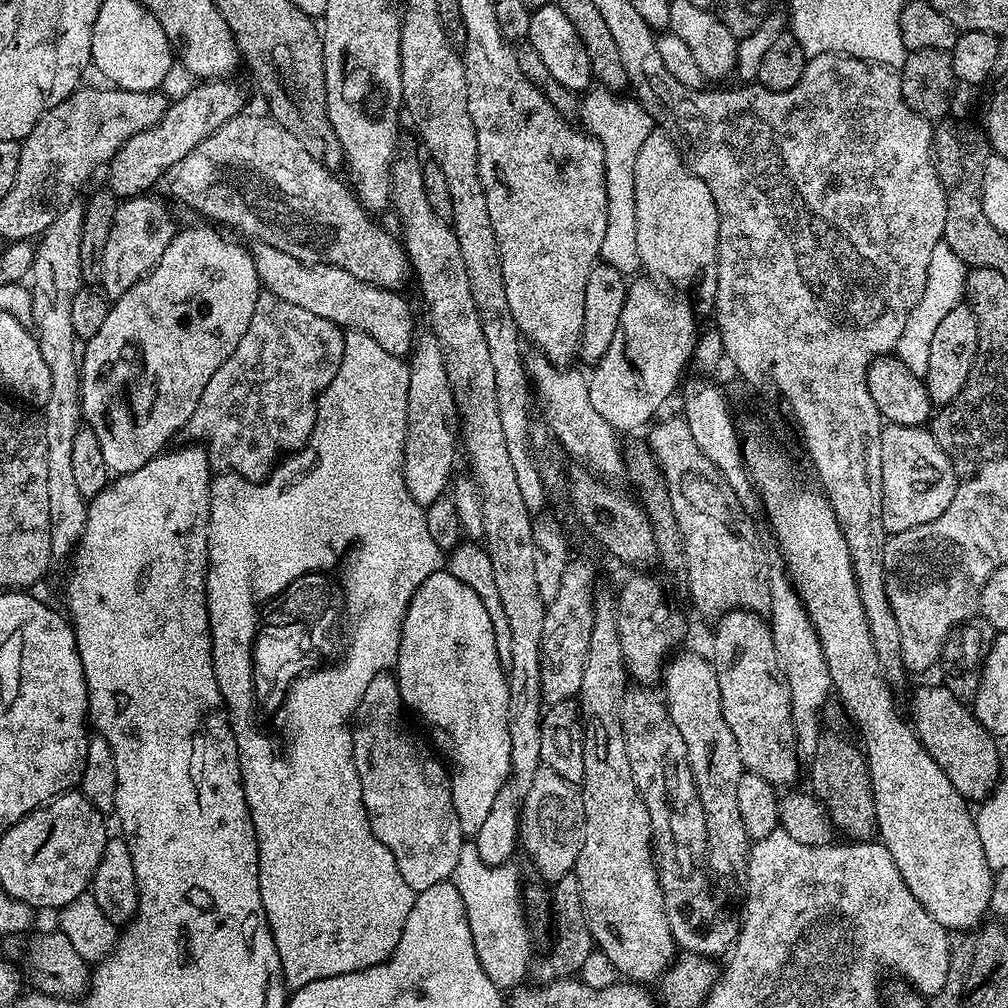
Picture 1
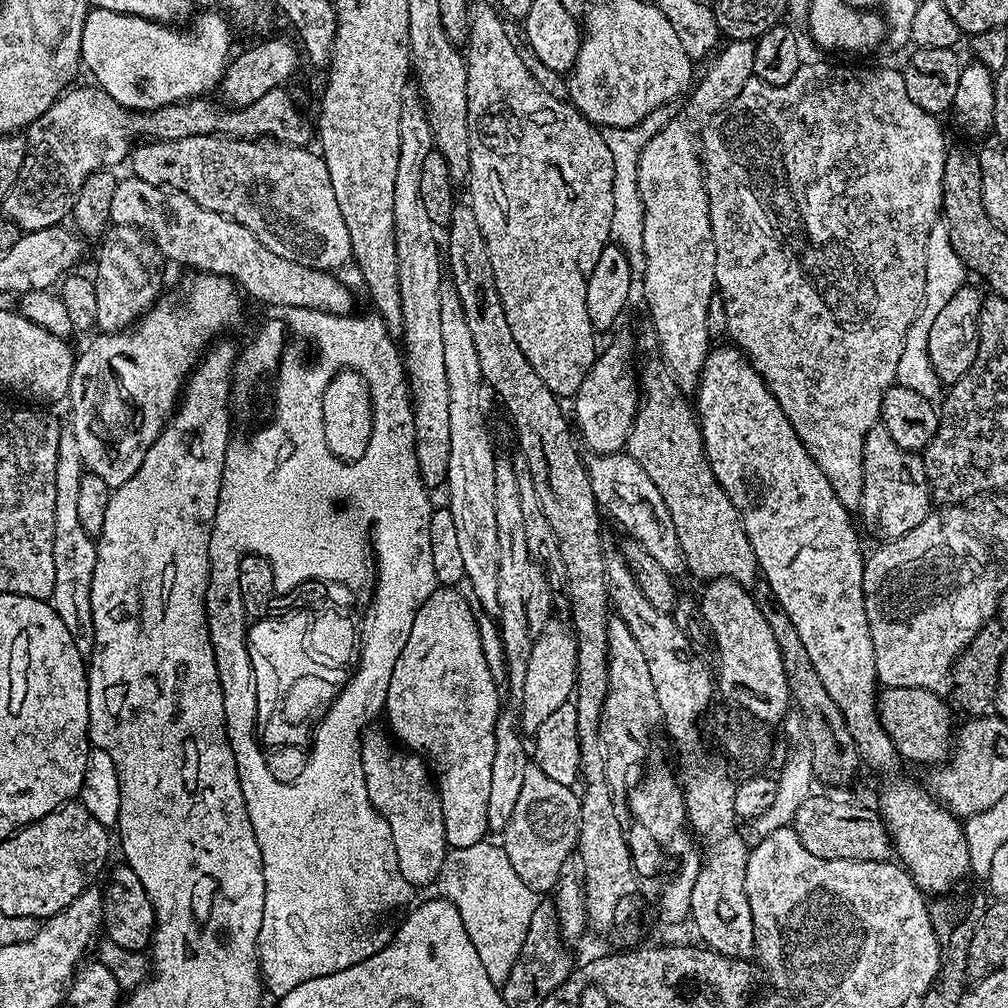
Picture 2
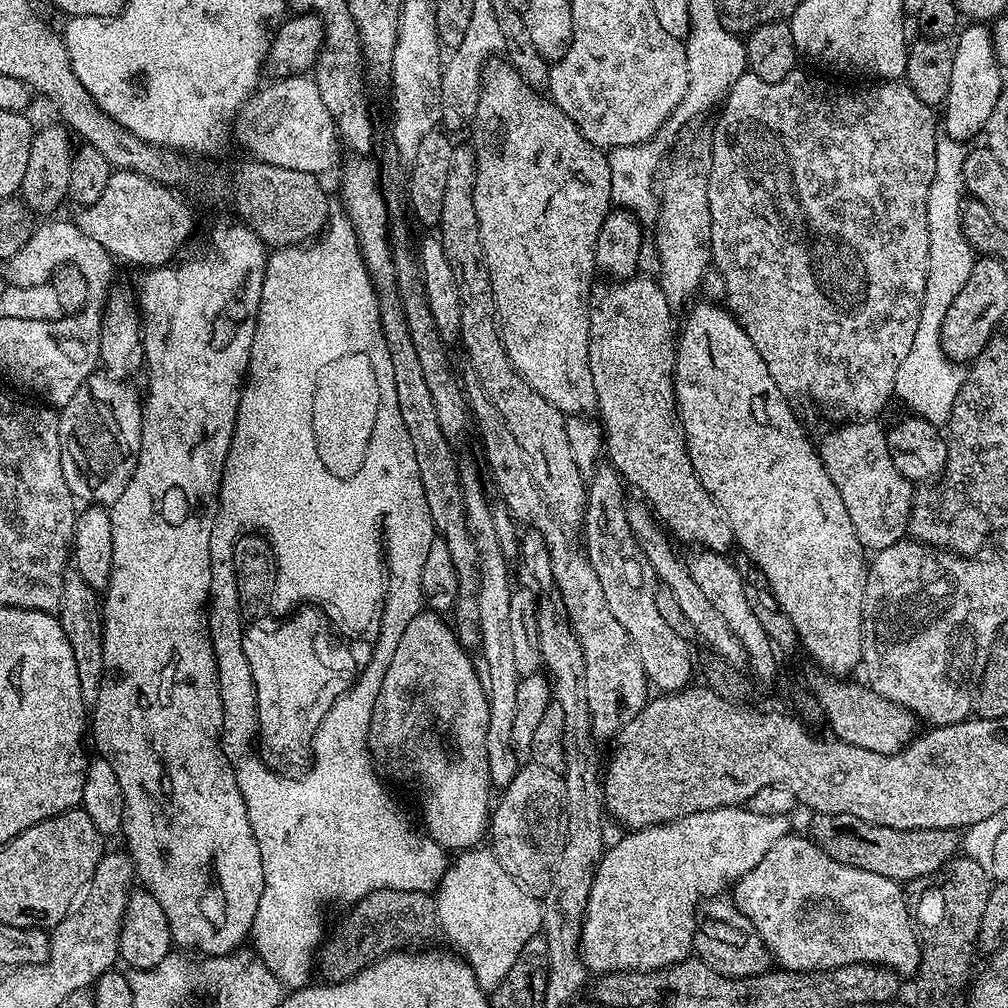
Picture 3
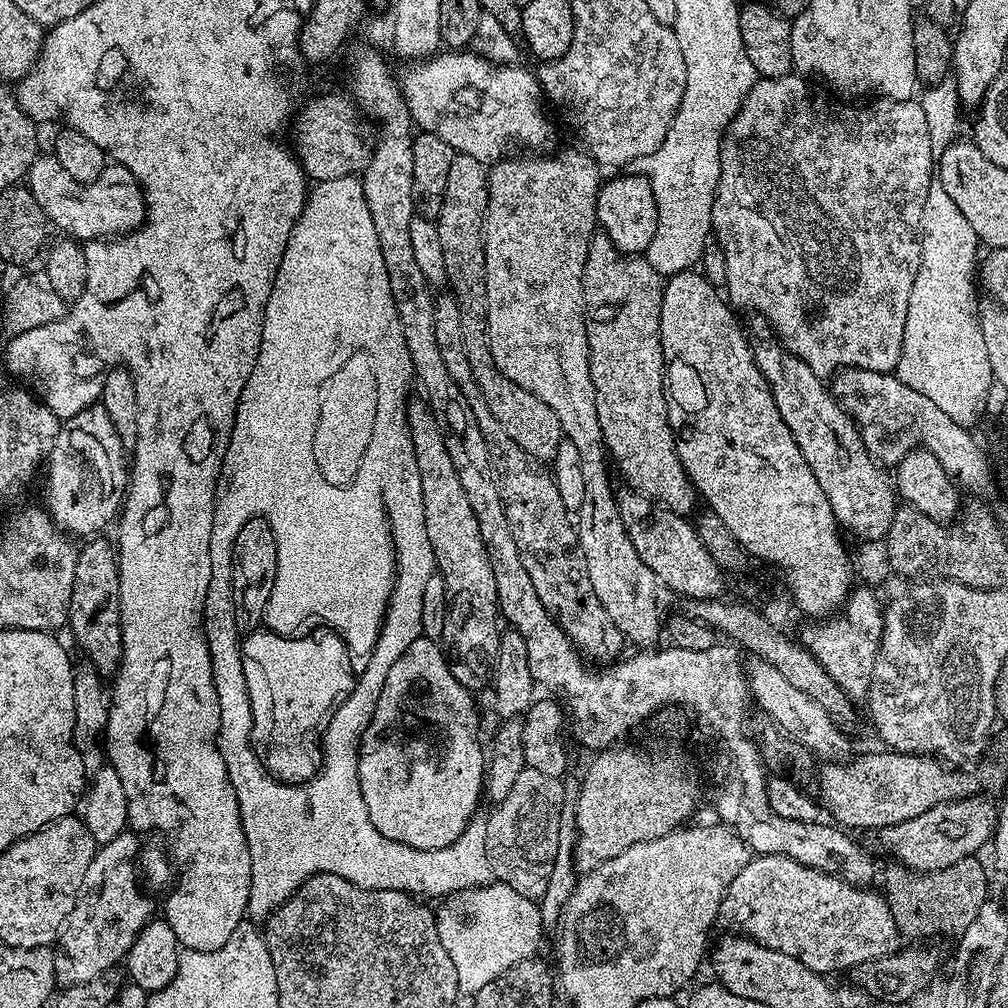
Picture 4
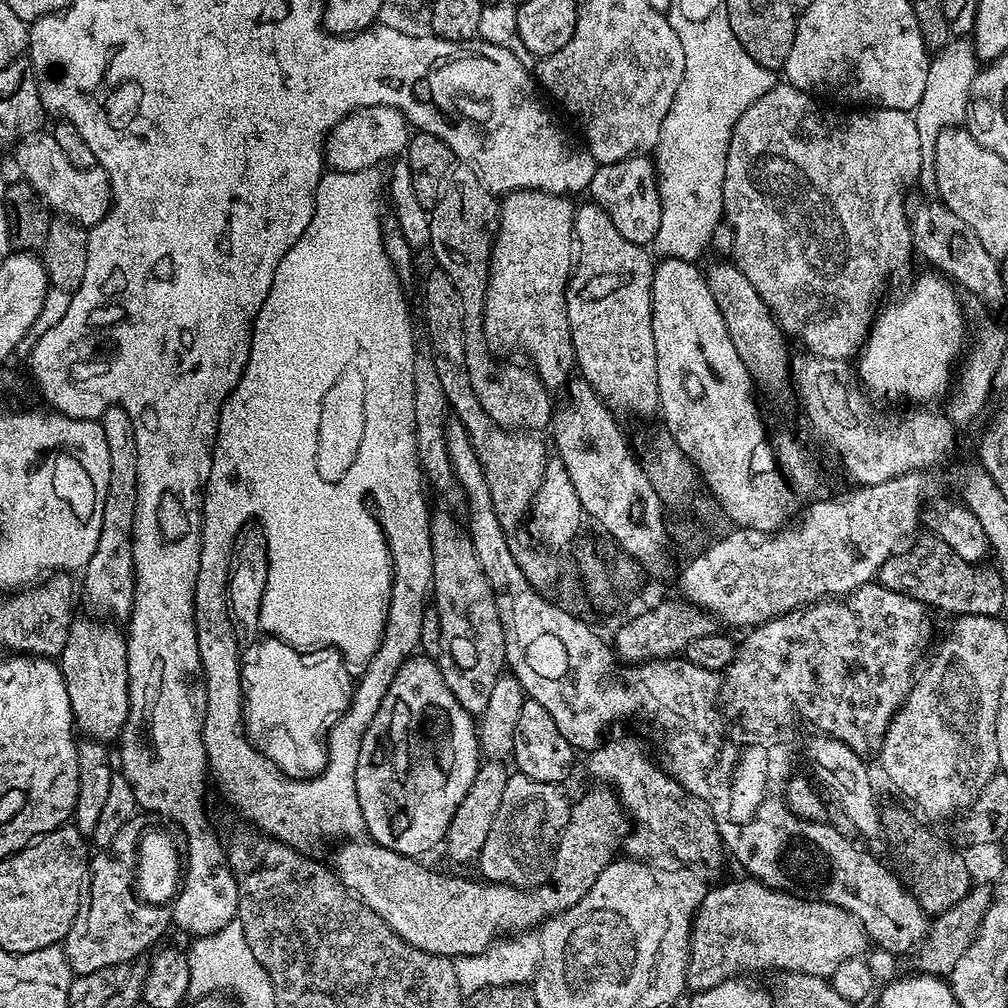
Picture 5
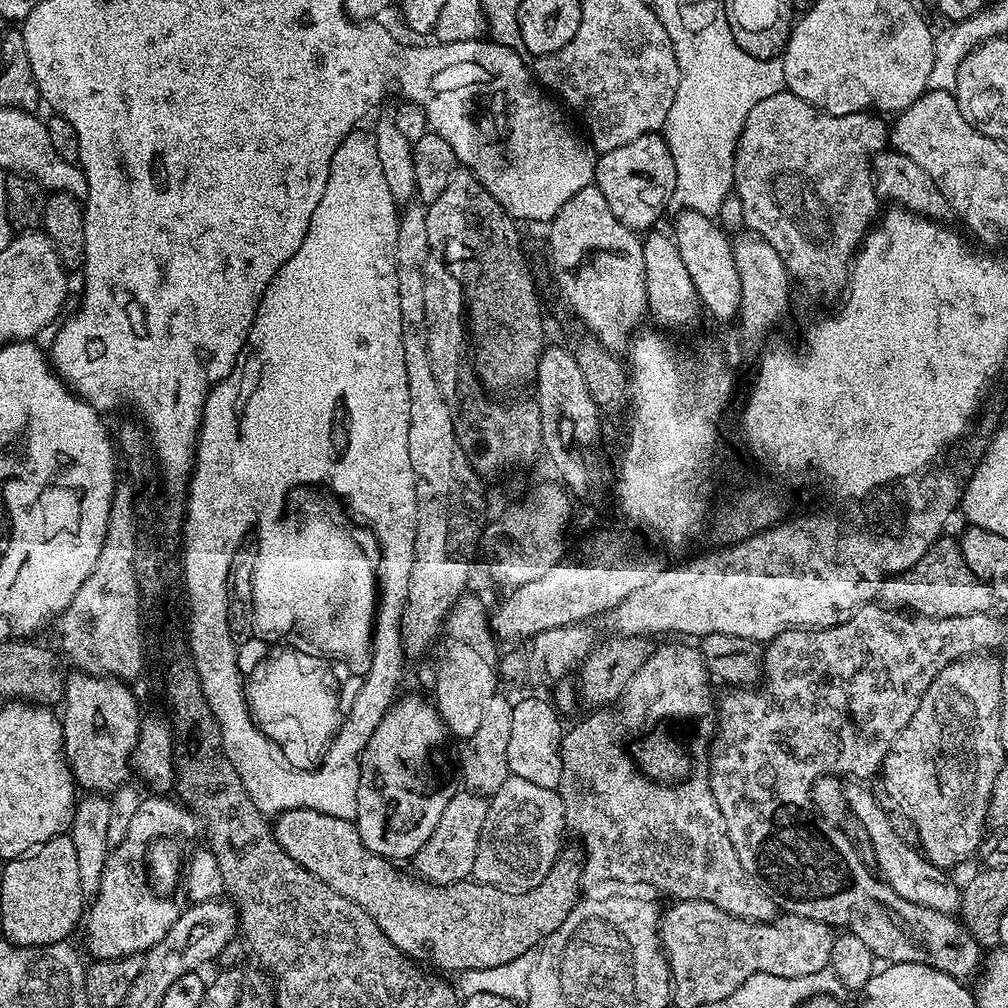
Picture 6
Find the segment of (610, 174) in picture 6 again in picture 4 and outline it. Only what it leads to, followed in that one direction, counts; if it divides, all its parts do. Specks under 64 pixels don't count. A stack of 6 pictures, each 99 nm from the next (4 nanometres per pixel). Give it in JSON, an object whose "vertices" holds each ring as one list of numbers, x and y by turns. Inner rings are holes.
{"vertices":[[616,174,613,180,605,179,600,186,600,193,598,194,598,206,596,207,596,222,597,225,602,229,603,235,610,238,610,242,614,242,614,246,620,252,624,252,627,256,638,256,647,253,652,248,654,242,654,234,658,230,658,206,654,202,654,192,650,190,650,182,648,177,643,174,637,174,637,176,620,176,624,174]]}

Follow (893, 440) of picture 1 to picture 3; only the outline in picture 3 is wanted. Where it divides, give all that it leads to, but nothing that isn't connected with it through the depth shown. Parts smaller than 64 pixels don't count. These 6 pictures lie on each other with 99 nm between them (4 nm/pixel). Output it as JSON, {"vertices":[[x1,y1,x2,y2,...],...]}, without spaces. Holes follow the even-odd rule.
{"vertices":[[856,418,841,423,844,424,841,428,830,429,818,440,826,474,830,474,830,482,834,482,838,494,842,494,846,514,850,514,850,522,854,522,854,534,858,534,860,543,873,553,905,539,914,505,913,481,906,479,898,466,894,466,888,449,888,434,880,422,876,418]]}

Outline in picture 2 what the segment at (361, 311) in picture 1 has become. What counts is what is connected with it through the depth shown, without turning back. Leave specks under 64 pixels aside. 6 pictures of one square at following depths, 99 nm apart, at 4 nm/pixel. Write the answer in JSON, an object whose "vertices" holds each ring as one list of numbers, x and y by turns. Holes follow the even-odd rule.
{"vertices":[[131,174,125,176,125,180,123,177,117,183,114,198,110,198,108,215,111,223,139,228,150,237,165,261,185,264,188,270,226,276,254,299,273,304,281,310,317,308,320,312,342,317,353,311,352,292,336,277,339,275,323,268,302,266,298,262,290,262,290,258,274,254,274,250,262,246,262,242,258,242,246,226,238,226,238,222,222,214,214,214,214,210,206,210,206,206,198,206,198,202,194,202,194,198,186,198,186,194,150,186,150,182,142,182,142,178]]}

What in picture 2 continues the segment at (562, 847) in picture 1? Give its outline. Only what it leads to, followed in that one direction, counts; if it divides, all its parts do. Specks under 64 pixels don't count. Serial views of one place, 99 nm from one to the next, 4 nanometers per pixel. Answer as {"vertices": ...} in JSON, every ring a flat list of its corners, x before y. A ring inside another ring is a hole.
{"vertices":[[535,762,526,766,526,774,522,774,522,791,518,793,518,802,514,812,510,814,510,822,506,822,502,833,502,847,506,850,506,858,514,866,514,874,530,886,538,894,548,894,555,889,560,880,560,872,567,860,573,857,580,842,580,796,572,788,554,782]]}

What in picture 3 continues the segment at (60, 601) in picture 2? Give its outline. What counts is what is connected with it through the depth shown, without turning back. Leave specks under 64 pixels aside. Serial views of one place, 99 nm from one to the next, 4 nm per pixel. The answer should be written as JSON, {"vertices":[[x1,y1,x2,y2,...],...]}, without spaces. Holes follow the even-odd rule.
{"vertices":[[74,570,64,573,62,586,62,602,58,619,62,630,66,630,66,639,70,642,70,651,74,653,74,663,78,670,78,687,82,689,85,705,96,703,100,684,105,678,106,669,102,662,102,642,104,641,104,622,102,619,102,604,98,599,97,589,92,588]]}

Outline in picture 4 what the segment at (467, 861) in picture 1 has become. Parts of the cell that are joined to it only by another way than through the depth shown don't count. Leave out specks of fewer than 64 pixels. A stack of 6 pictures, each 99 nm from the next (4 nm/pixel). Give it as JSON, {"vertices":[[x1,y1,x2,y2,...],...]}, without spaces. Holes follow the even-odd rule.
{"vertices":[[499,882,483,884,480,888,466,888,454,892,443,901,441,908,435,909,438,938,442,938,442,946,446,946,446,954,454,961,454,971,458,973,458,986,461,993,474,994,486,986,486,982,494,982,510,966,518,966,526,958,537,955,536,947,540,944,540,935,546,932,537,901,522,898,518,890]]}

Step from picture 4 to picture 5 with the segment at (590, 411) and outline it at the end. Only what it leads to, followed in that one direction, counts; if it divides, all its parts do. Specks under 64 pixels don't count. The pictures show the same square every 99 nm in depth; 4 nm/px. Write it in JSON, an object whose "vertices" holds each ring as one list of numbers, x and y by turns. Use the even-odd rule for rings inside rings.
{"vertices":[[522,188,518,192,507,193,499,201,500,228,492,244,488,289,484,295,484,338,488,341,488,347,497,353,521,348,532,359,532,371,550,390,563,389,577,371,568,321,568,279,572,277,574,263,577,205,567,199,571,200,564,194]]}

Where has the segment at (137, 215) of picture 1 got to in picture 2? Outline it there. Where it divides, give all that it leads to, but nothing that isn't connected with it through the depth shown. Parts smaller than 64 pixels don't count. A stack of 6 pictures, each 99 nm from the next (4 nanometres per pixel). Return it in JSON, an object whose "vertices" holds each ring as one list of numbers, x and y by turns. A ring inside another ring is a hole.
{"vertices":[[125,224,109,227,99,241,100,253,96,256,96,272,94,279,98,290,98,322,96,328,101,333,122,332,132,327,157,300,161,299,160,287,164,284,164,276,160,273,162,257,156,245,139,228,131,228]]}

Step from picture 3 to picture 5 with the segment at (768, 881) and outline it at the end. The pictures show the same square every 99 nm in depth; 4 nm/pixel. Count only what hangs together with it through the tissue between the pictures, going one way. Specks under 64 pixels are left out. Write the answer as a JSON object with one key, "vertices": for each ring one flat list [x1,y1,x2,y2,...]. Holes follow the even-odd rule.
{"vertices":[[743,879,732,880,721,888,709,887,705,891,704,901,696,907,688,947,689,989,718,986,718,982,748,974,744,972,751,968,780,968,781,973,801,972,830,978,840,963,865,955,864,947,870,944,868,934,860,921,855,920,846,910,827,904,824,900,777,890,761,880]]}

